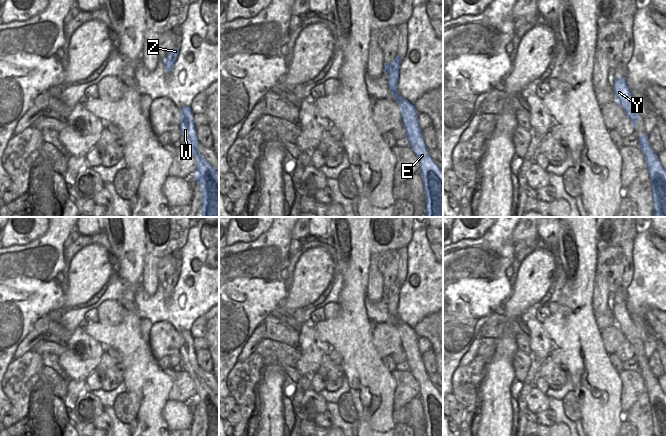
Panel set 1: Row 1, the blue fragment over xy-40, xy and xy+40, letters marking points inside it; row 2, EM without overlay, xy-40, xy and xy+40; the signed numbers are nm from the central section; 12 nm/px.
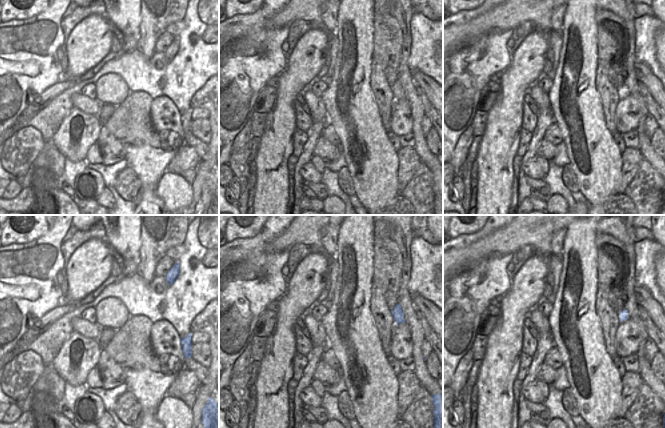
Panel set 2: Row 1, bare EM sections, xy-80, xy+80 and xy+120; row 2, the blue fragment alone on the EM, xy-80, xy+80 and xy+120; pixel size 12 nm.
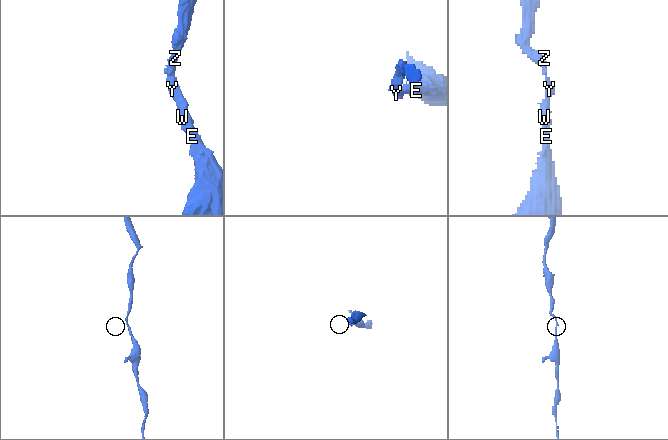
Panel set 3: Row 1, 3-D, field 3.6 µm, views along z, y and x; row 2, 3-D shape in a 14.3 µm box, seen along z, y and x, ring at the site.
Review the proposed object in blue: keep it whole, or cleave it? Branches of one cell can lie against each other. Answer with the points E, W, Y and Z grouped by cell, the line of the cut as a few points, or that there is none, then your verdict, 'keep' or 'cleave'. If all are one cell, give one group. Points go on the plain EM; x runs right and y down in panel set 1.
groups E W Y Z; cut none; keep

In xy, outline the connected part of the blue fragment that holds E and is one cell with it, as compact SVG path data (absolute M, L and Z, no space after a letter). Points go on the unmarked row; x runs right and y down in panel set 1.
M397 279L390 288L384 289L384 296L388 297L388 311L400 332L402 349L406 355L405 361L409 366L408 371L419 383L419 396L426 420L425 436L443 436L443 396L428 378L428 373L422 362L422 354L416 344L418 337L414 329L398 319L400 287L401 283Z

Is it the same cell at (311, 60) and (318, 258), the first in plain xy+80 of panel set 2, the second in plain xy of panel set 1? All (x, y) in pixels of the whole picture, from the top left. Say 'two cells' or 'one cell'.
one cell

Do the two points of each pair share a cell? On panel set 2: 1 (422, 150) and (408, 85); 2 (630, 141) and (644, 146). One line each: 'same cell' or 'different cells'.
1: same cell
2: different cells

